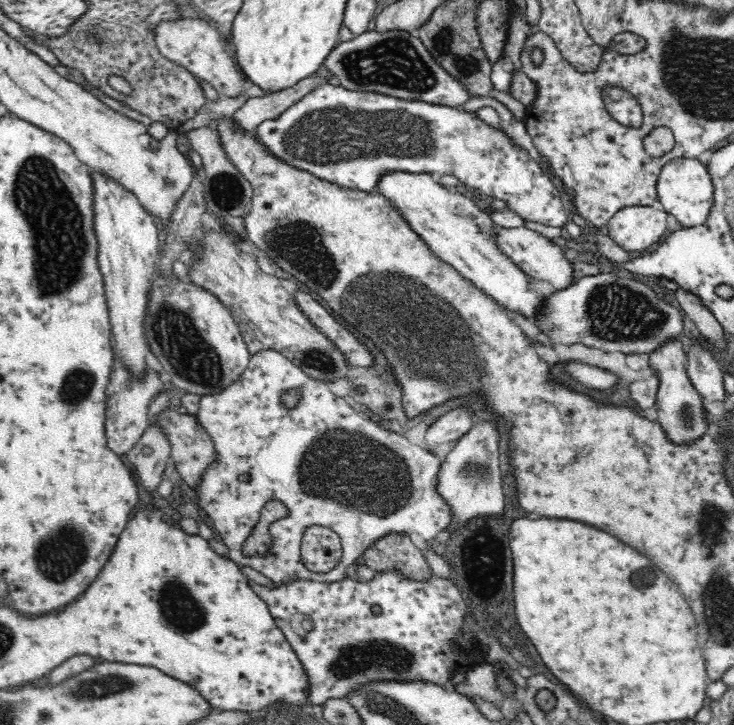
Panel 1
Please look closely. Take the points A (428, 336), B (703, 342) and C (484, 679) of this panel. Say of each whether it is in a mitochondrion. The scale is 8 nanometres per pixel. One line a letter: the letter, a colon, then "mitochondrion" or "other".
A: mitochondrion
B: other
C: other

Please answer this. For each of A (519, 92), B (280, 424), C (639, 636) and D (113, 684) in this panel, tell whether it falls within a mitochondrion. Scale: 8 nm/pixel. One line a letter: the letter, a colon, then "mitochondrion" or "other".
A: other
B: other
C: other
D: mitochondrion

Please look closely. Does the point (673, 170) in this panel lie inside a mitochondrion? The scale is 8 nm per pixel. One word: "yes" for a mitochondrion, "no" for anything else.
no

